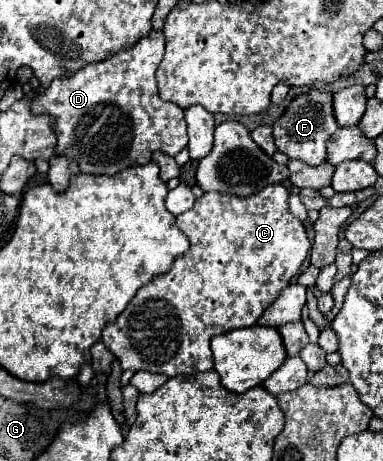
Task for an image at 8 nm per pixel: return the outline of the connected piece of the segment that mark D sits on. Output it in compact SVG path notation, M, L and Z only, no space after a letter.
M152 30L148 36L144 36L142 40L138 40L134 46L122 48L118 54L114 54L114 56L102 60L102 62L90 62L90 64L86 64L84 68L80 68L80 70L76 70L76 72L68 72L68 74L64 74L64 76L60 76L60 78L54 78L54 80L50 82L50 86L48 86L44 92L36 92L34 98L32 98L32 102L30 102L32 112L34 112L36 116L46 114L46 116L54 118L54 132L56 132L56 138L58 138L54 156L66 156L66 158L76 160L82 174L106 174L106 176L114 176L114 174L118 174L118 172L124 170L124 168L148 164L150 158L152 158L152 154L154 154L156 150L160 150L160 152L164 152L164 154L170 154L170 156L176 156L180 150L184 150L186 144L188 144L186 122L184 122L184 110L178 108L178 104L174 104L174 102L164 102L164 100L158 96L158 88L156 88L156 78L154 78L154 74L156 74L156 68L158 68L162 56L164 56L164 36L162 36L162 30Z

